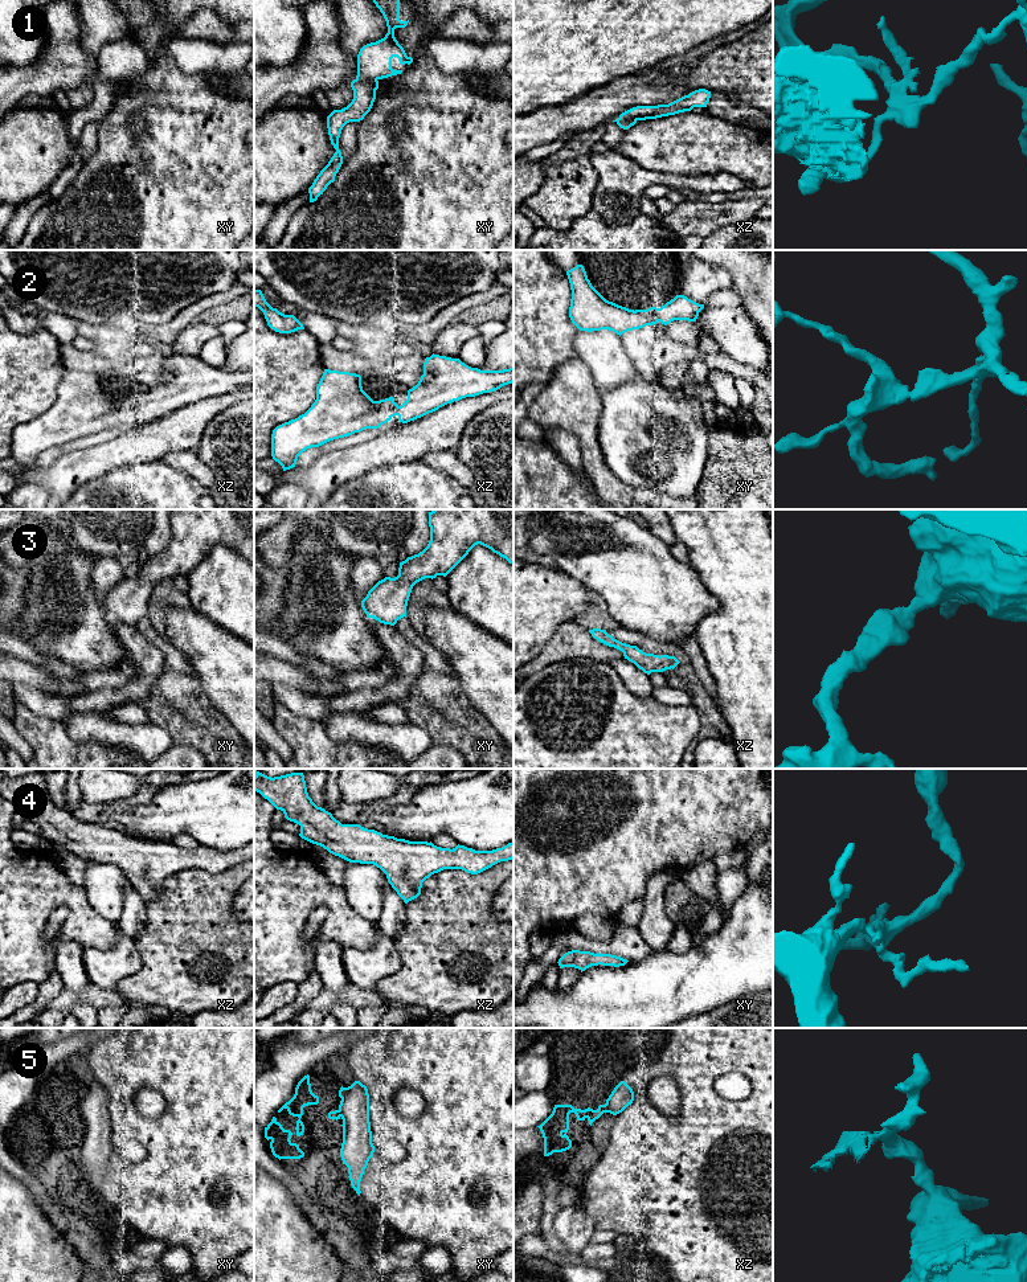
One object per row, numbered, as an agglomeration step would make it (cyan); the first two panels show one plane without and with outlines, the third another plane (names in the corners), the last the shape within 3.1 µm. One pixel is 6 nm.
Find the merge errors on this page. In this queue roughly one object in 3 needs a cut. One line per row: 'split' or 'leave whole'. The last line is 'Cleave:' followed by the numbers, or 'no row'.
1: split
2: leave whole
3: leave whole
4: leave whole
5: split
Cleave: 1, 5

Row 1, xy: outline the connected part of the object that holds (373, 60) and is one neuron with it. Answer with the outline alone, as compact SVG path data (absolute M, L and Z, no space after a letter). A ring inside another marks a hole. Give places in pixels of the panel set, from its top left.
M373 0L382 13L388 33L384 38L364 45L357 54L356 79L377 81L401 74L402 70L392 69L392 58L397 57L401 65L410 65L412 57L408 57L404 48L394 37L396 28L405 28L409 22L400 20L400 0Z

